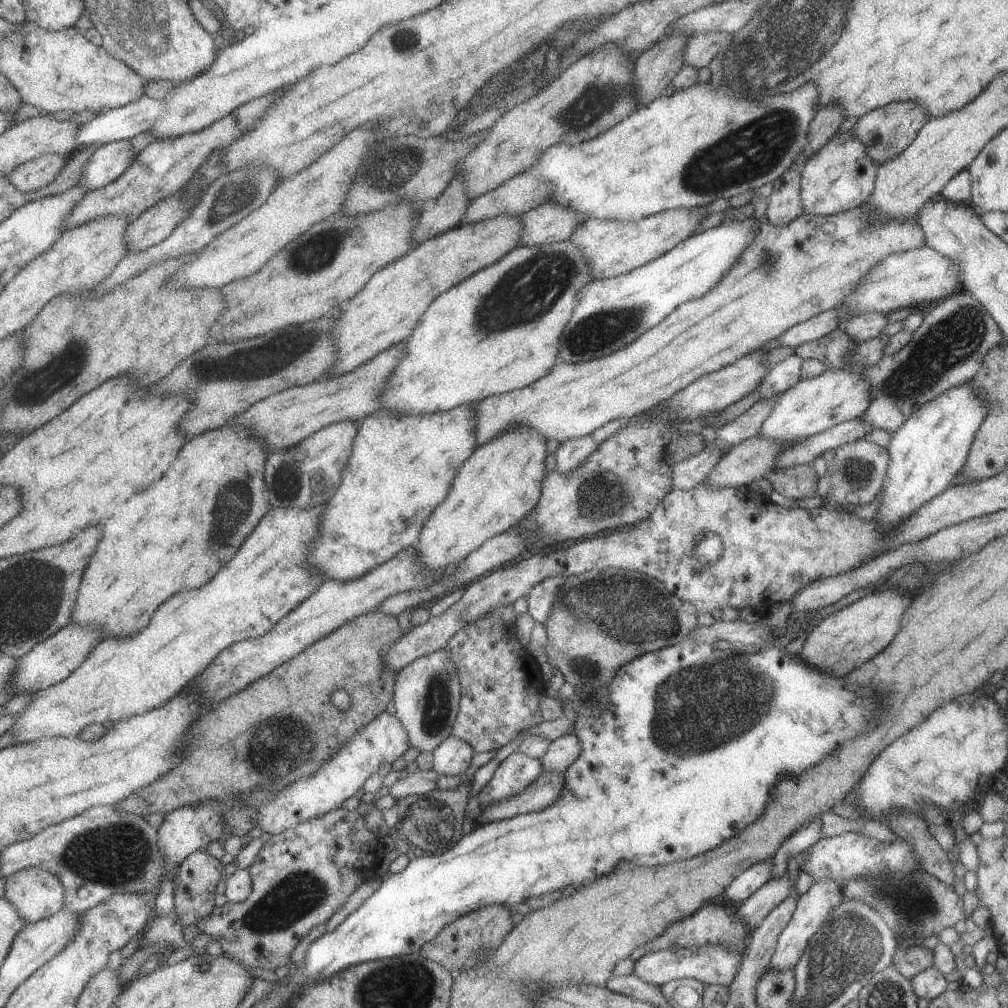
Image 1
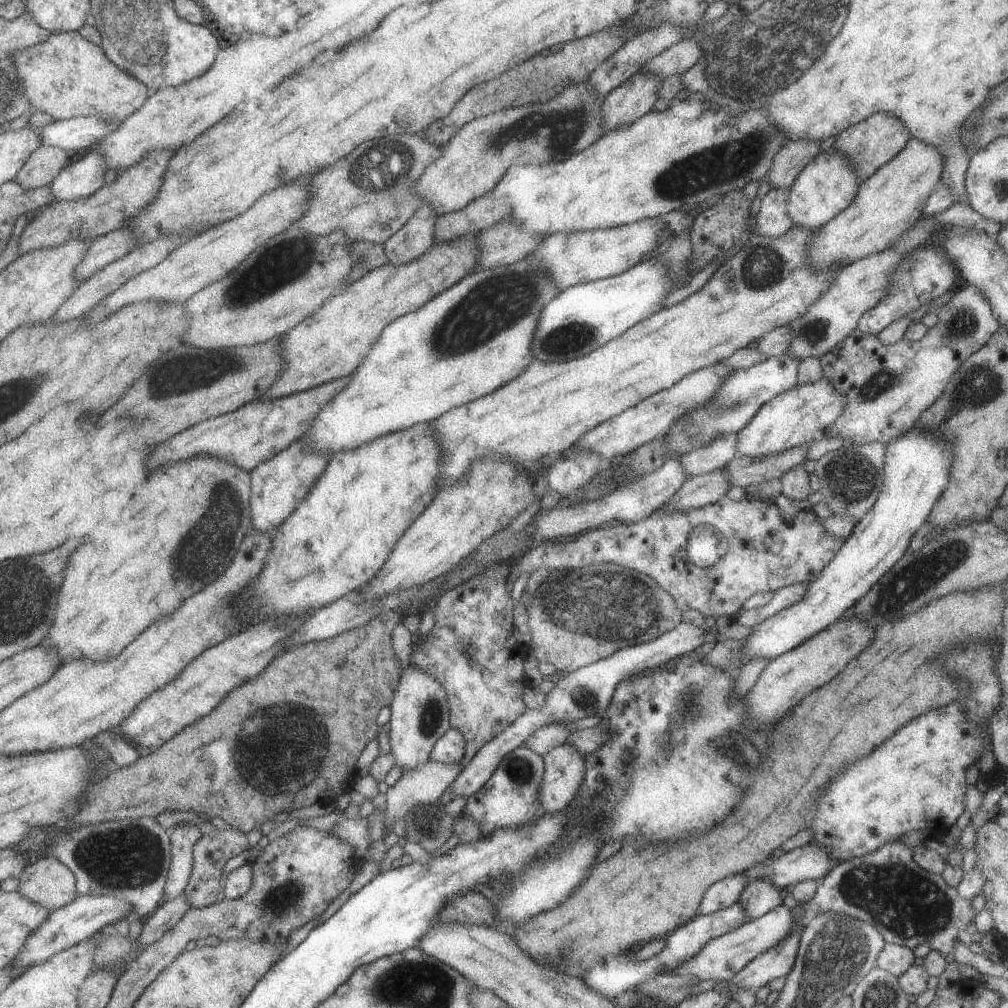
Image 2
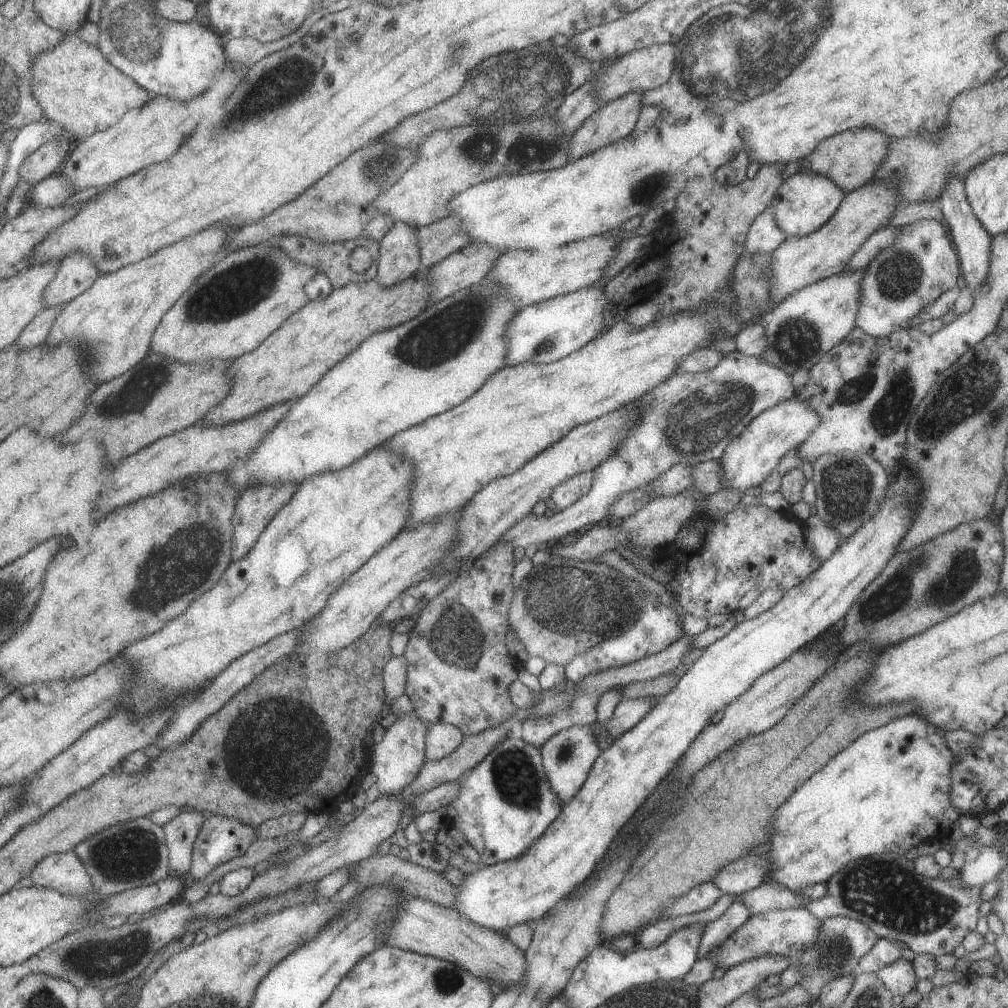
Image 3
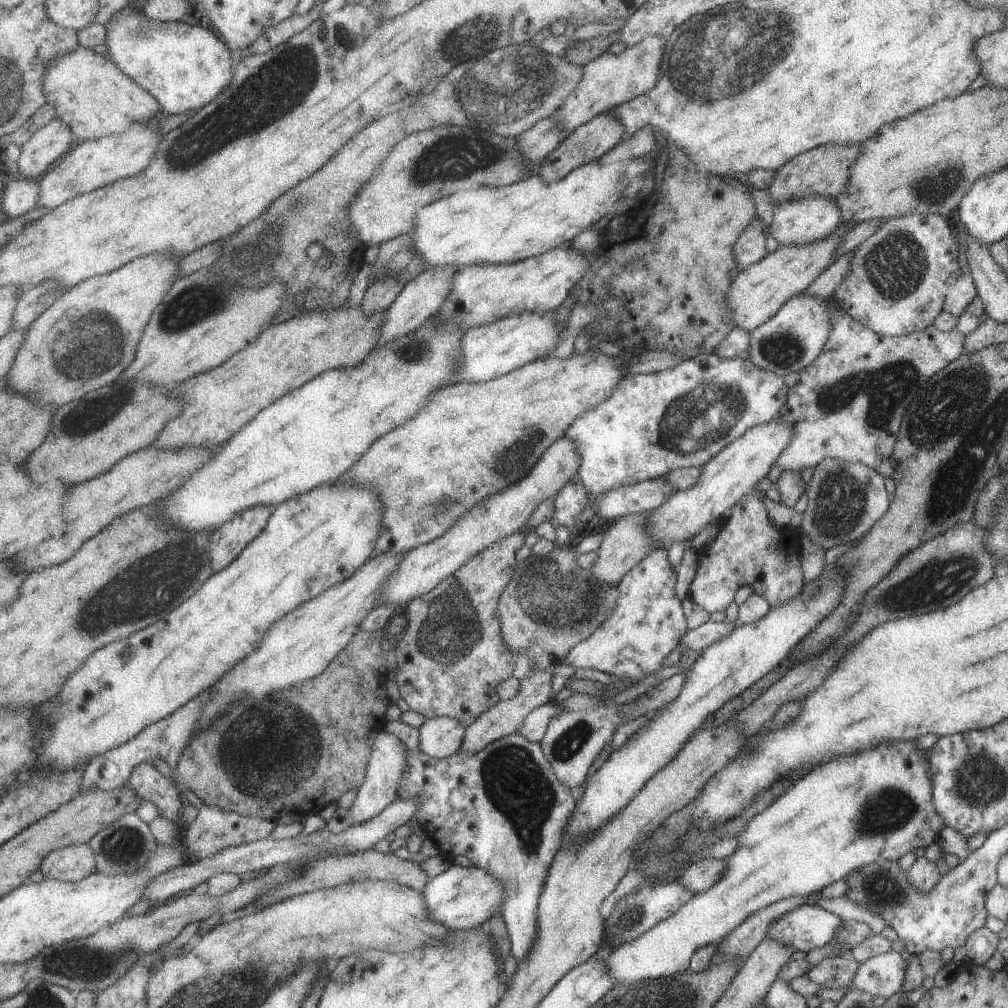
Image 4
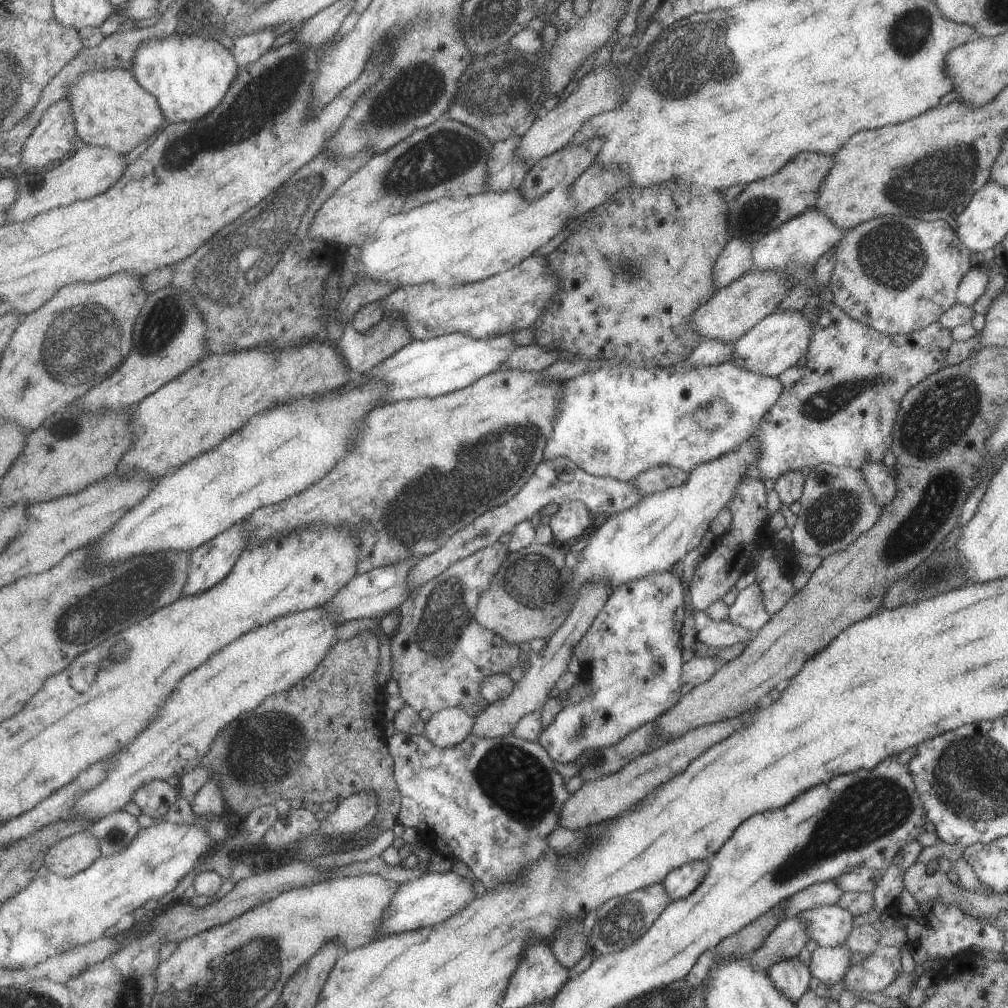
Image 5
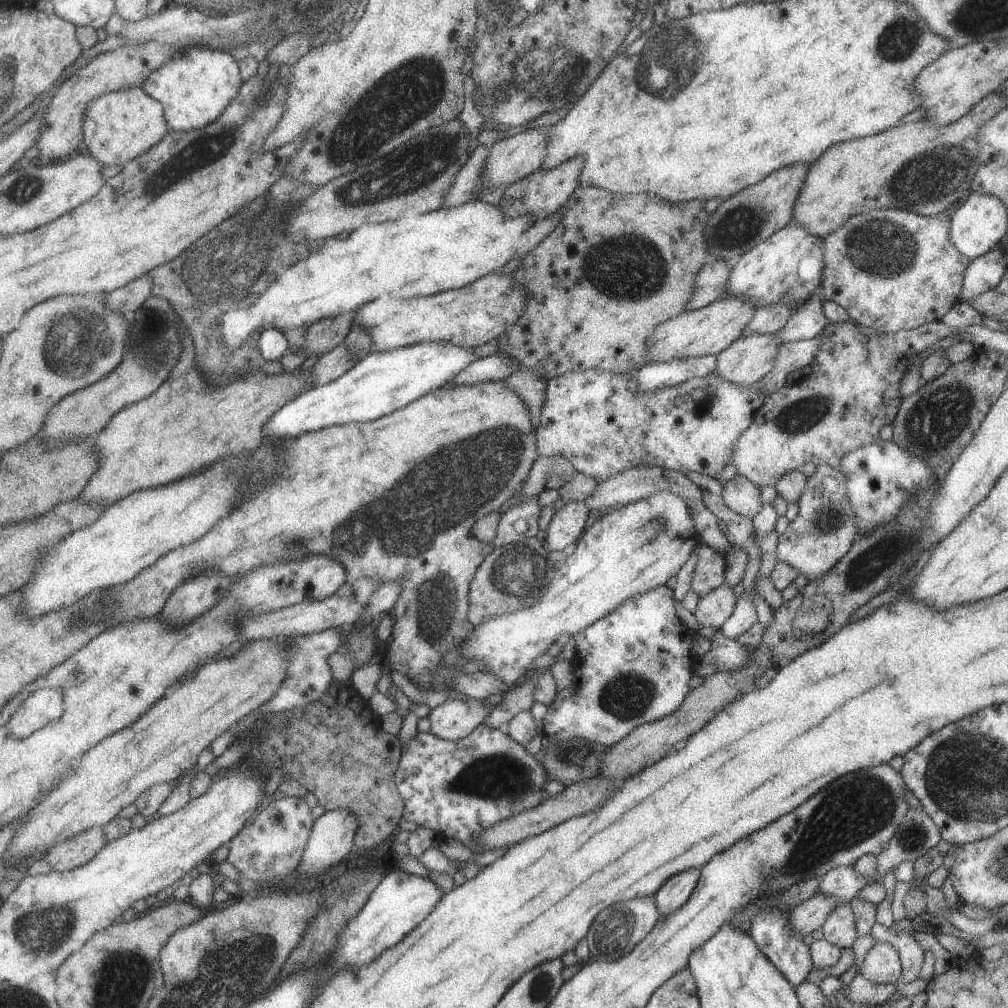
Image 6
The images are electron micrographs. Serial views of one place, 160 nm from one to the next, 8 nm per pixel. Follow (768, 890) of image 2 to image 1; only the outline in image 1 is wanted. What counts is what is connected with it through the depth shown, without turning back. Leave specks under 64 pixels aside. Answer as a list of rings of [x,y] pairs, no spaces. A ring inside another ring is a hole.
[[[813,817],[800,824],[790,835],[785,837],[781,846],[775,851],[771,858],[772,878],[782,875],[787,868],[787,858],[798,858],[801,851],[807,850],[814,842],[821,838],[819,833],[821,819]]]

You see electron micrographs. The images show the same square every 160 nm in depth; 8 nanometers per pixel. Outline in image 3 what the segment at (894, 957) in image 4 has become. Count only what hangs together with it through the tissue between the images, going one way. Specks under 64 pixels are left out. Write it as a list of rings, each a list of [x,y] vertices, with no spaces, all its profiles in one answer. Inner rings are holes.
[[[899,958],[890,965],[884,966],[875,974],[883,982],[885,988],[892,995],[897,996],[903,996],[910,990],[913,990],[917,982],[912,962],[906,961],[903,958]]]

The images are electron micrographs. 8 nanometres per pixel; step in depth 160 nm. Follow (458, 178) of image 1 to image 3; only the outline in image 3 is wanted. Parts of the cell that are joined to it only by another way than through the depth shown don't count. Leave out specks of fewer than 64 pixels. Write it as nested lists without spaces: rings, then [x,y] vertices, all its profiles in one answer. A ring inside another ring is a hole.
[[[395,221],[378,242],[376,278],[383,286],[412,277],[421,268],[416,230],[412,224]]]

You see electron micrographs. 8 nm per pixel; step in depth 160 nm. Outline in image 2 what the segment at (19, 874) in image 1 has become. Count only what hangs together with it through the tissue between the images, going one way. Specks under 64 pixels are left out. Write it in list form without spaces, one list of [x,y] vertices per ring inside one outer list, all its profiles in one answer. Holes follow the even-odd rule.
[[[49,856],[29,862],[17,879],[17,892],[49,911],[65,906],[78,896],[73,873]]]

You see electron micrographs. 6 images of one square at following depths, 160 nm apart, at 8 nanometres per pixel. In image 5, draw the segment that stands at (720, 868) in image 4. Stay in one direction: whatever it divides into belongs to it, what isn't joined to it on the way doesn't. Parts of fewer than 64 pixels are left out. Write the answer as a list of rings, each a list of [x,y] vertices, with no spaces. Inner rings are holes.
[[[701,859],[670,870],[661,882],[670,900],[681,900],[695,890],[705,878],[708,866],[709,859]]]

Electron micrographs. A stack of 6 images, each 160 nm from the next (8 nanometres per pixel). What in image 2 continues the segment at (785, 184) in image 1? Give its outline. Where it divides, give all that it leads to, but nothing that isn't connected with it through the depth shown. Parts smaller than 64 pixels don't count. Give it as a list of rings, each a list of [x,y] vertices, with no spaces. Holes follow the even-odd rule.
[[[771,187],[760,198],[754,234],[777,238],[794,225],[786,211],[788,190]]]

